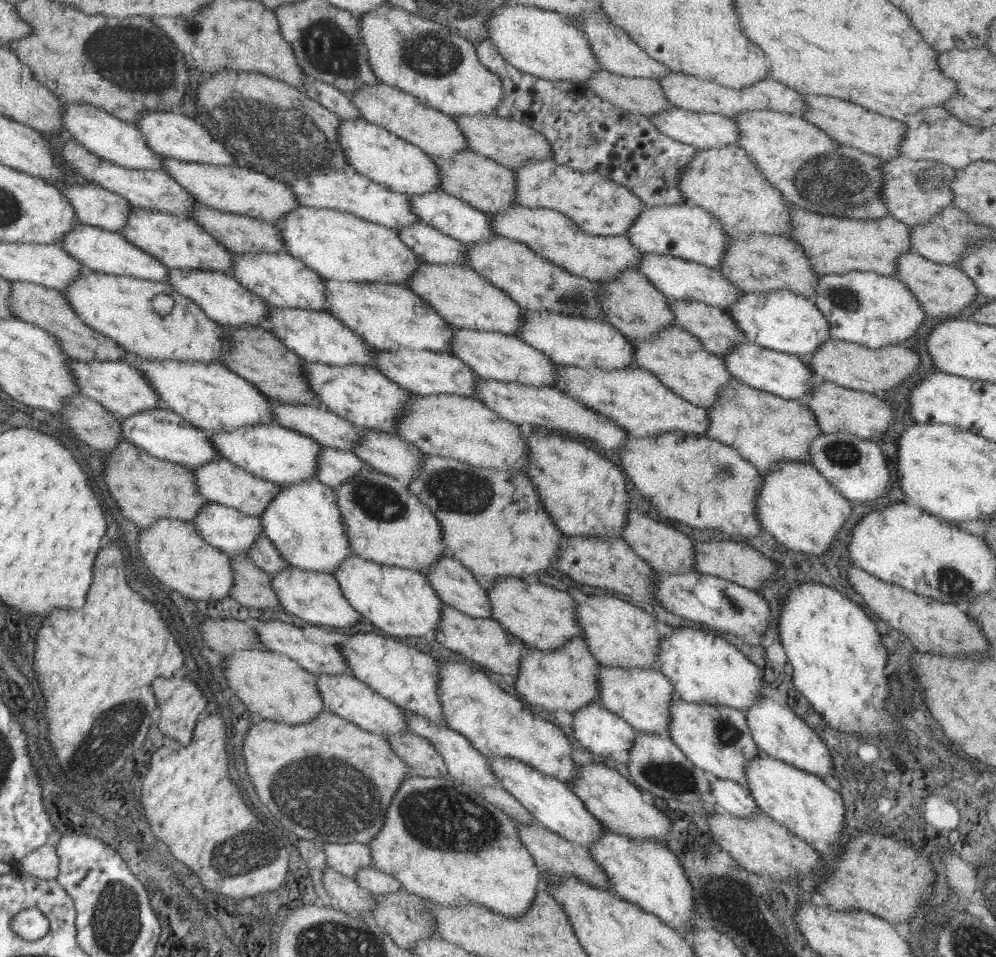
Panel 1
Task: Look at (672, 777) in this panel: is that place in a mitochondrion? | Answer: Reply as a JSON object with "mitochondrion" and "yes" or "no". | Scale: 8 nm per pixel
{"mitochondrion":"yes"}

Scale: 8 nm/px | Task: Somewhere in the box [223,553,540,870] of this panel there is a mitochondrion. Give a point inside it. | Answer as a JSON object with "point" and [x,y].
{"point":[291,789]}

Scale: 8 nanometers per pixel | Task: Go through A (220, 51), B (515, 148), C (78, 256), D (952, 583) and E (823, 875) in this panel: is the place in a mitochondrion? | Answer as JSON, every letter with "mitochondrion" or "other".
{"A":"other","B":"other","C":"other","D":"mitochondrion","E":"other"}

